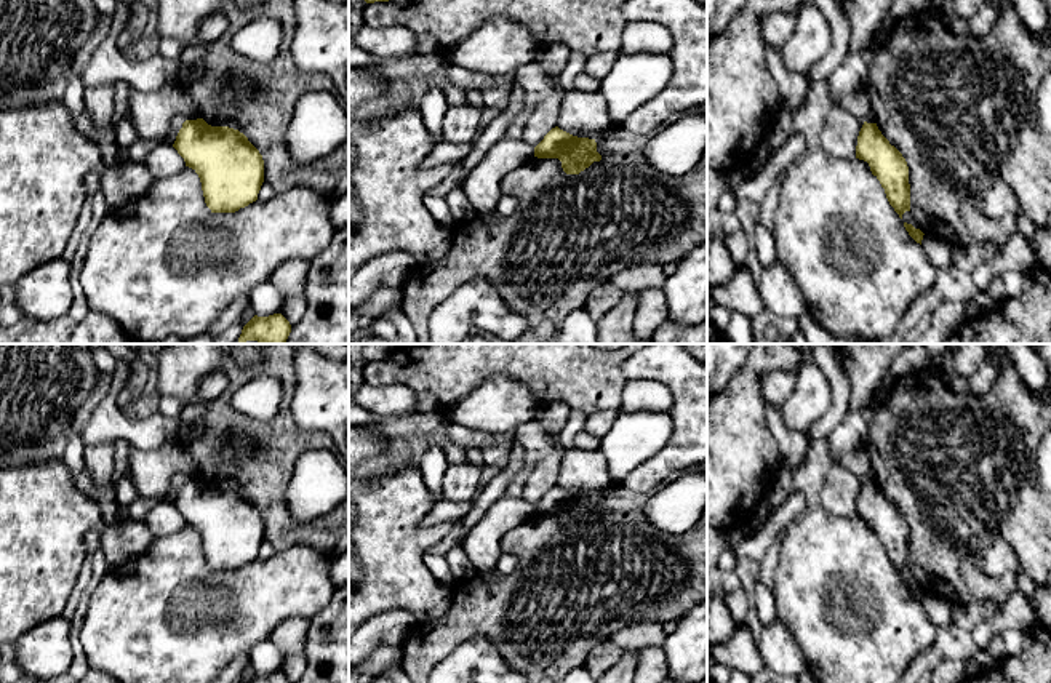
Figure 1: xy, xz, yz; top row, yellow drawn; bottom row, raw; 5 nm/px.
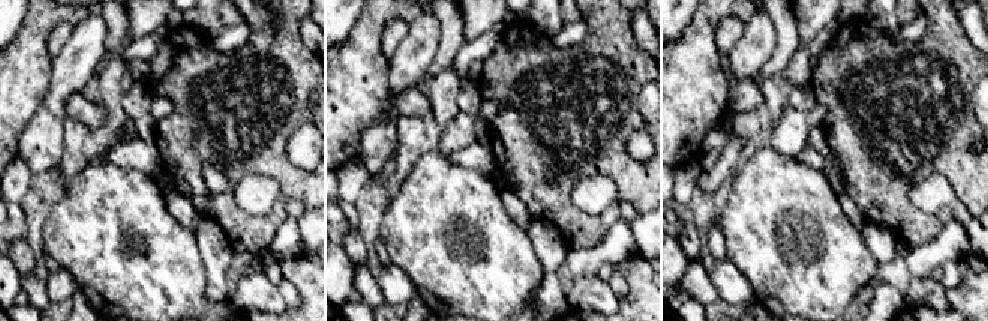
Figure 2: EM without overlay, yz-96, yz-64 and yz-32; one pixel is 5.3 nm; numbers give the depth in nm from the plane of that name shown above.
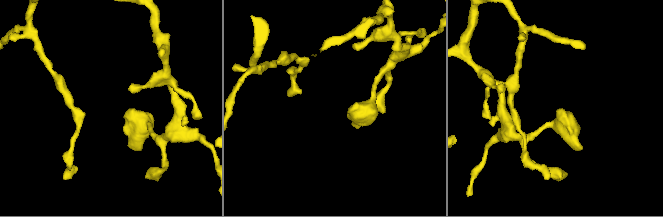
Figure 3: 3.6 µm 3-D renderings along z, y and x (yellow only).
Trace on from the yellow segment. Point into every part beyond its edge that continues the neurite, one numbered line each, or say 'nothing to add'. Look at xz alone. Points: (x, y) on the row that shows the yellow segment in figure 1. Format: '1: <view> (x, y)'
nothing to add

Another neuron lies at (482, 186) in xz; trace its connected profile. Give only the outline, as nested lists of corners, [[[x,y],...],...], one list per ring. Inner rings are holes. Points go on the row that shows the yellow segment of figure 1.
[[[499,139],[470,170],[462,190],[477,214],[496,214],[498,200],[504,194],[501,181],[514,170],[534,158],[534,147],[520,139]]]

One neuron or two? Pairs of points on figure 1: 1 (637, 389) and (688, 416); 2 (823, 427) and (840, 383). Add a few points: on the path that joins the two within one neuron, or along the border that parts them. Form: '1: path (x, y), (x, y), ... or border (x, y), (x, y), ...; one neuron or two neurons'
1: border (645, 379), (667, 387), (667, 411); two neurons
2: path (832, 416), (840, 405), (840, 394); one neuron

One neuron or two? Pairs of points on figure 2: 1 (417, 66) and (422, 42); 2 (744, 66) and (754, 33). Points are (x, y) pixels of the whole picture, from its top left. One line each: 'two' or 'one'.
1: one
2: one

